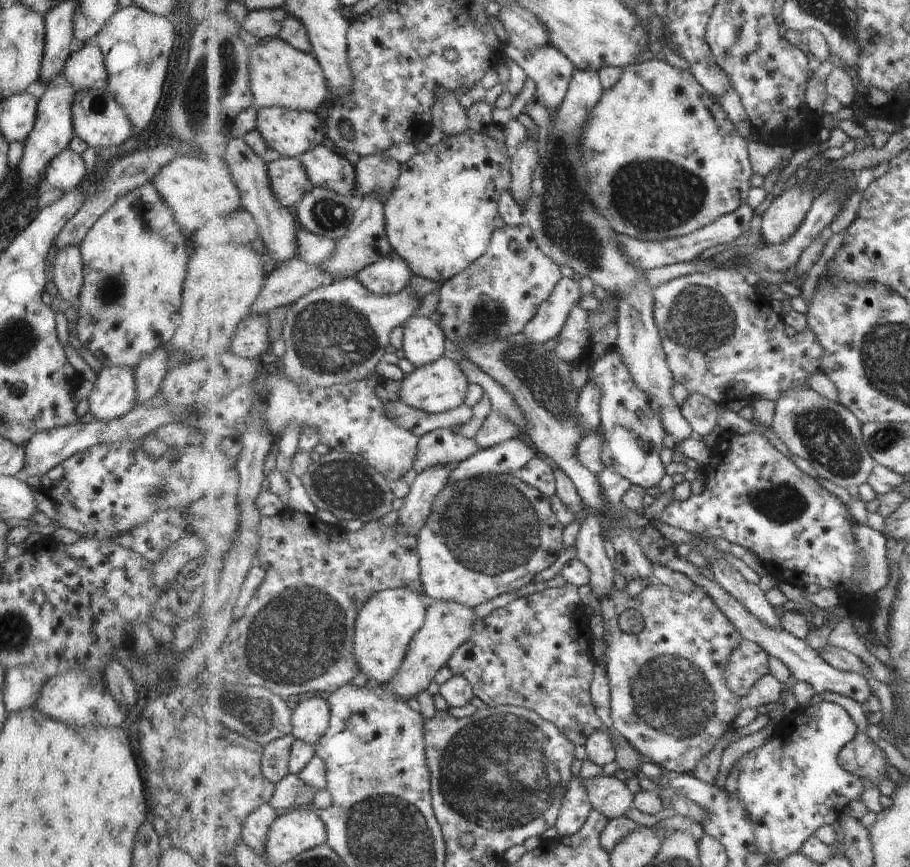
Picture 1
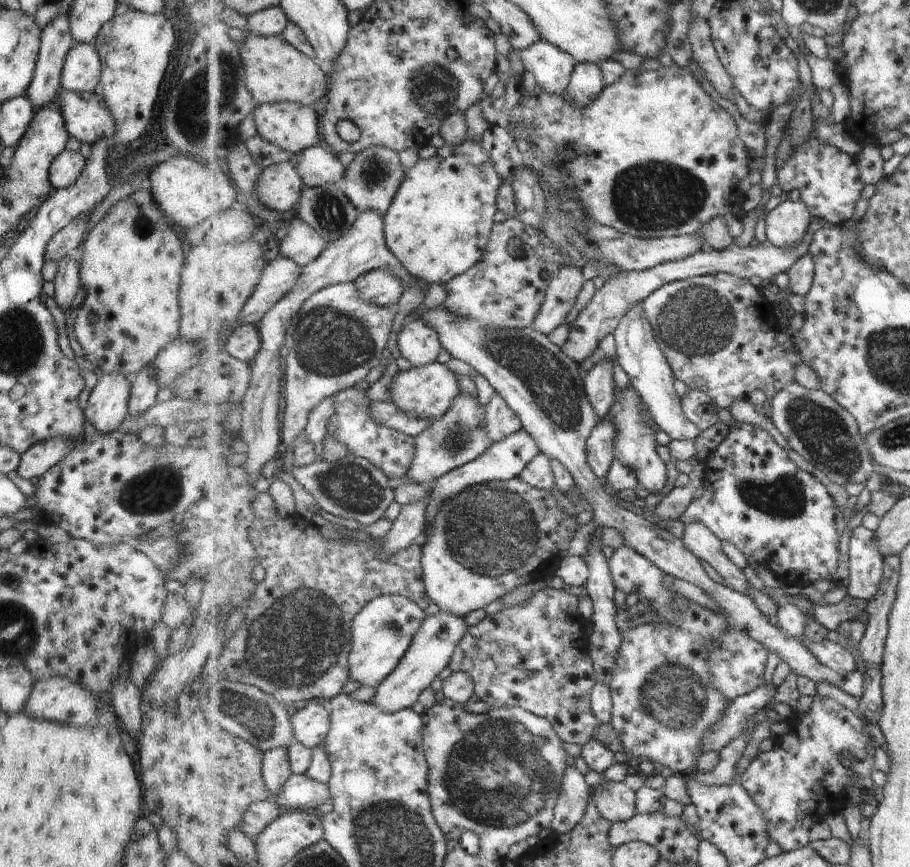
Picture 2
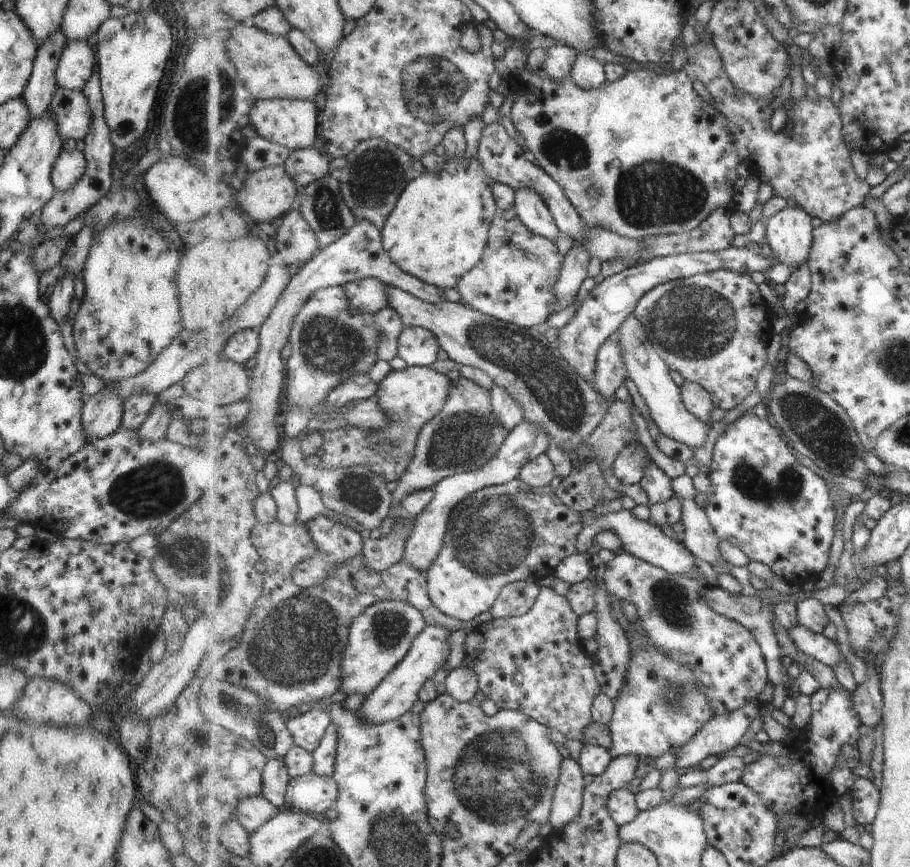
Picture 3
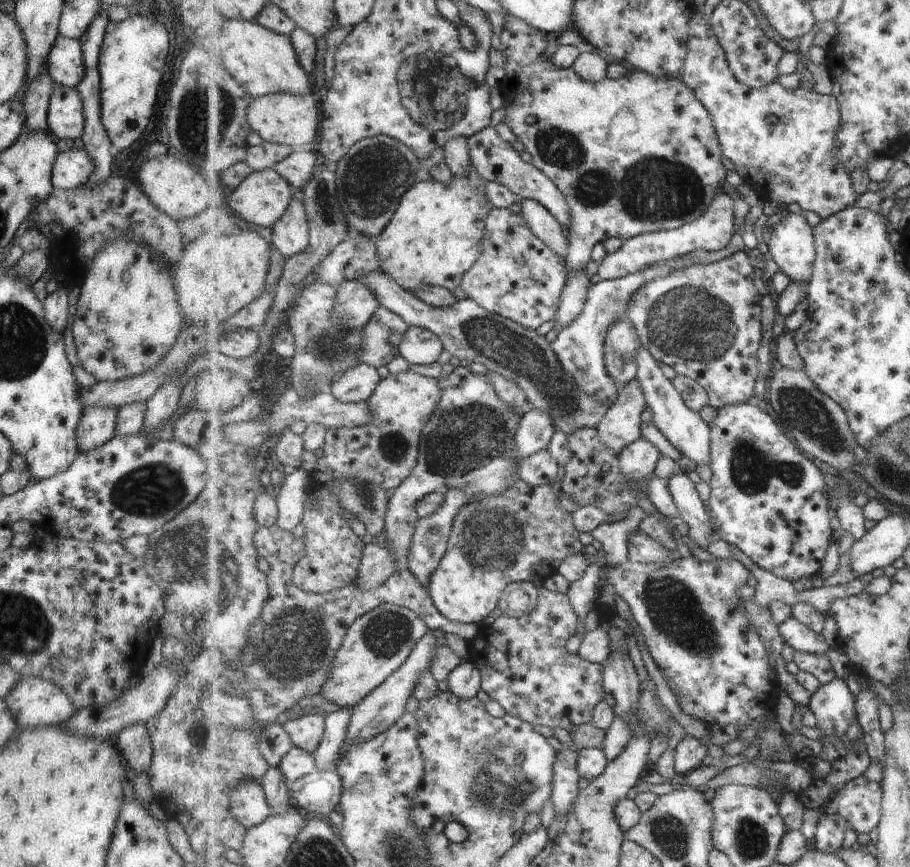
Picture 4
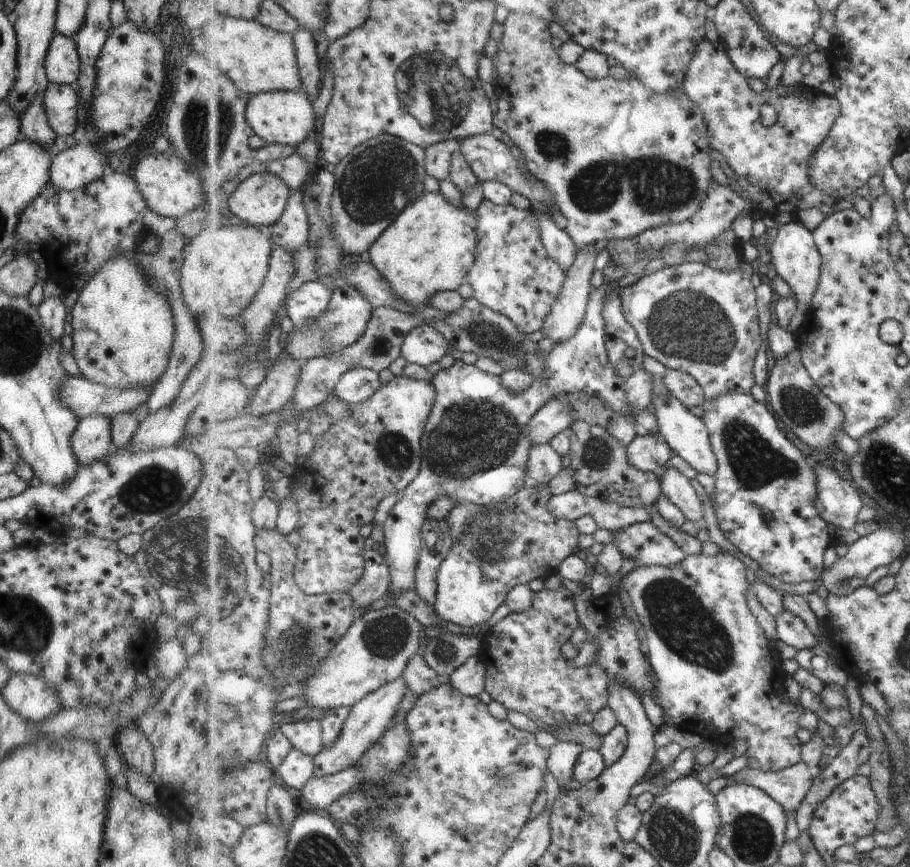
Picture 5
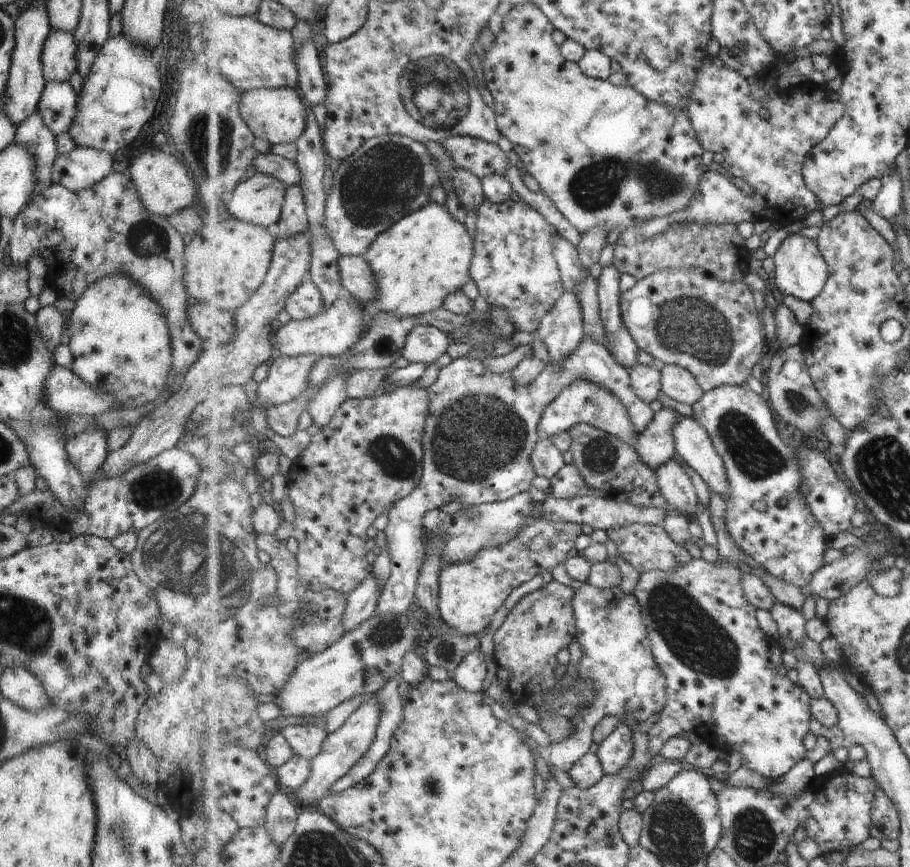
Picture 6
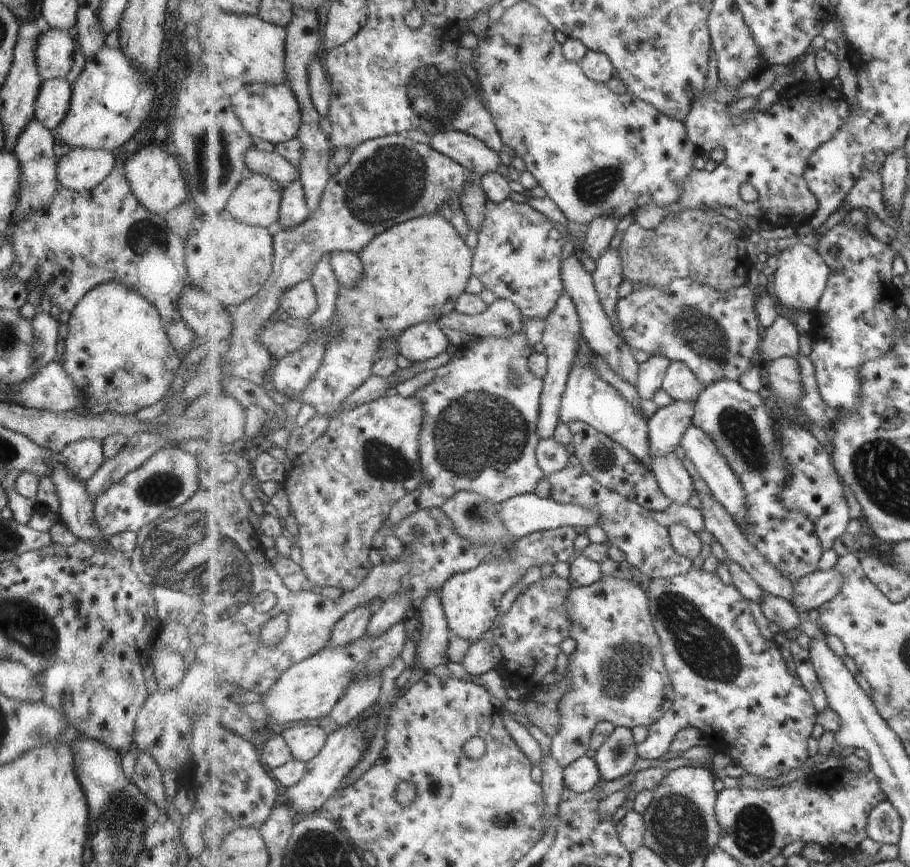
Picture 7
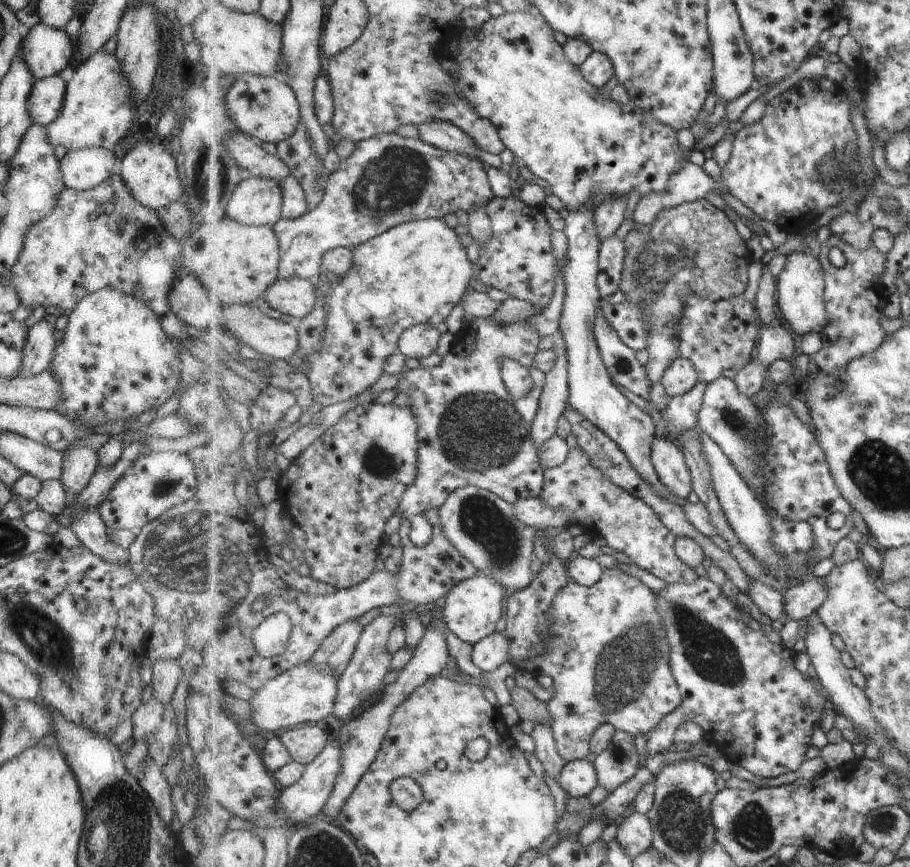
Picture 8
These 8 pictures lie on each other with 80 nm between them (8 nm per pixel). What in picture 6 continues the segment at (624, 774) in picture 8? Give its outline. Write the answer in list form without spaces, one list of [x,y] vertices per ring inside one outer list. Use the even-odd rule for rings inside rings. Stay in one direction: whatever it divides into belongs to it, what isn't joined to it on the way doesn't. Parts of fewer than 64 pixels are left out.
[[[619,726],[600,745],[596,752],[606,775],[617,775],[619,770],[627,766],[634,753],[634,734],[629,726]]]

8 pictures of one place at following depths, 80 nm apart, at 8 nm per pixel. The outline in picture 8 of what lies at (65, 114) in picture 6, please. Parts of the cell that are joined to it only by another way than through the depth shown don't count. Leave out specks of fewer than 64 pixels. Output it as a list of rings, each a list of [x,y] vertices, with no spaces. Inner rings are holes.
[[[51,75],[35,80],[29,89],[26,109],[32,123],[48,125],[61,106],[65,81],[59,75]]]

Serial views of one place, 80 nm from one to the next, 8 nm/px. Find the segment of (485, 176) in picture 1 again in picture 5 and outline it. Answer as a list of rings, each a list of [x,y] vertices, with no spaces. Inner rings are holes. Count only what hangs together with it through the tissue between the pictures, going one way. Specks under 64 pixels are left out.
[[[423,192],[407,204],[367,255],[405,302],[423,307],[429,305],[433,294],[456,291],[467,283],[477,258],[478,244],[477,214],[472,215],[463,204],[447,202],[441,194]]]

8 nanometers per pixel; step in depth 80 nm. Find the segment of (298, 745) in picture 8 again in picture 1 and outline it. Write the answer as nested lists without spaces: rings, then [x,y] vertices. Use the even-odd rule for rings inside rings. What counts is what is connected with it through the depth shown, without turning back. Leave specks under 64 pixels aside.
[[[313,696],[301,702],[293,713],[293,735],[315,745],[330,729],[330,703],[325,698]]]

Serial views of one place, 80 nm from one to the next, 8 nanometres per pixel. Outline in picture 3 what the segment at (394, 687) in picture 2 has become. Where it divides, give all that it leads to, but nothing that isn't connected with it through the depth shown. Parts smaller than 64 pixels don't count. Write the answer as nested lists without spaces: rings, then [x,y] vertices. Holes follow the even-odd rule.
[[[443,624],[428,625],[418,638],[415,638],[414,646],[407,654],[406,658],[397,666],[397,669],[369,695],[357,714],[367,720],[367,722],[388,722],[397,720],[408,714],[413,708],[413,704],[419,700],[419,690],[427,680],[435,677],[435,672],[445,667],[445,662],[451,654],[450,636],[453,630],[445,628]]]

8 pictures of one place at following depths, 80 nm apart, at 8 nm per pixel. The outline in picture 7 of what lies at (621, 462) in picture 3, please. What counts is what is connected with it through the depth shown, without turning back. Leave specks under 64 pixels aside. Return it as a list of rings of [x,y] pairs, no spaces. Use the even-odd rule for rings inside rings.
[[[674,401],[658,409],[648,420],[650,459],[676,452],[683,435],[695,424],[696,402]]]

